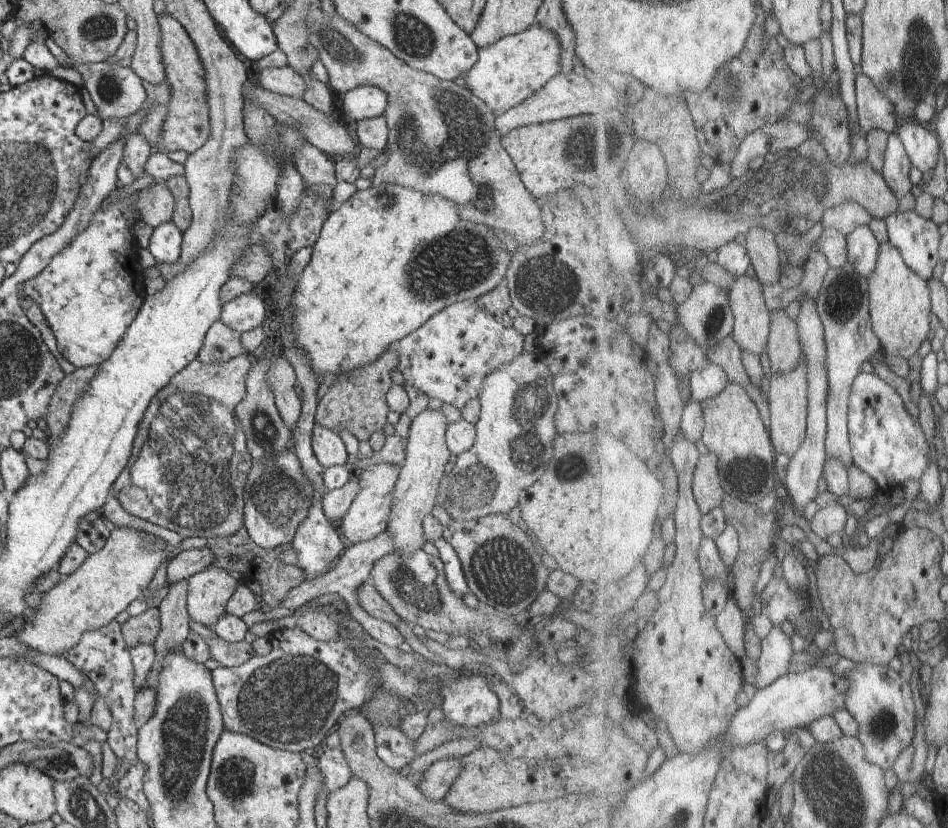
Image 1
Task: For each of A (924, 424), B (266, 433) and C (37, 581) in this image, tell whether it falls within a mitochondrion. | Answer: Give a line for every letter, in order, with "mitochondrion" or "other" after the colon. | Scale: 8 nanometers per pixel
A: other
B: mitochondrion
C: other

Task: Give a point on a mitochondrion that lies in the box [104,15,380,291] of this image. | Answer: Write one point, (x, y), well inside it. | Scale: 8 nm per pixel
(341, 49)

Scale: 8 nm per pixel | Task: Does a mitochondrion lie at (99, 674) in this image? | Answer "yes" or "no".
no

